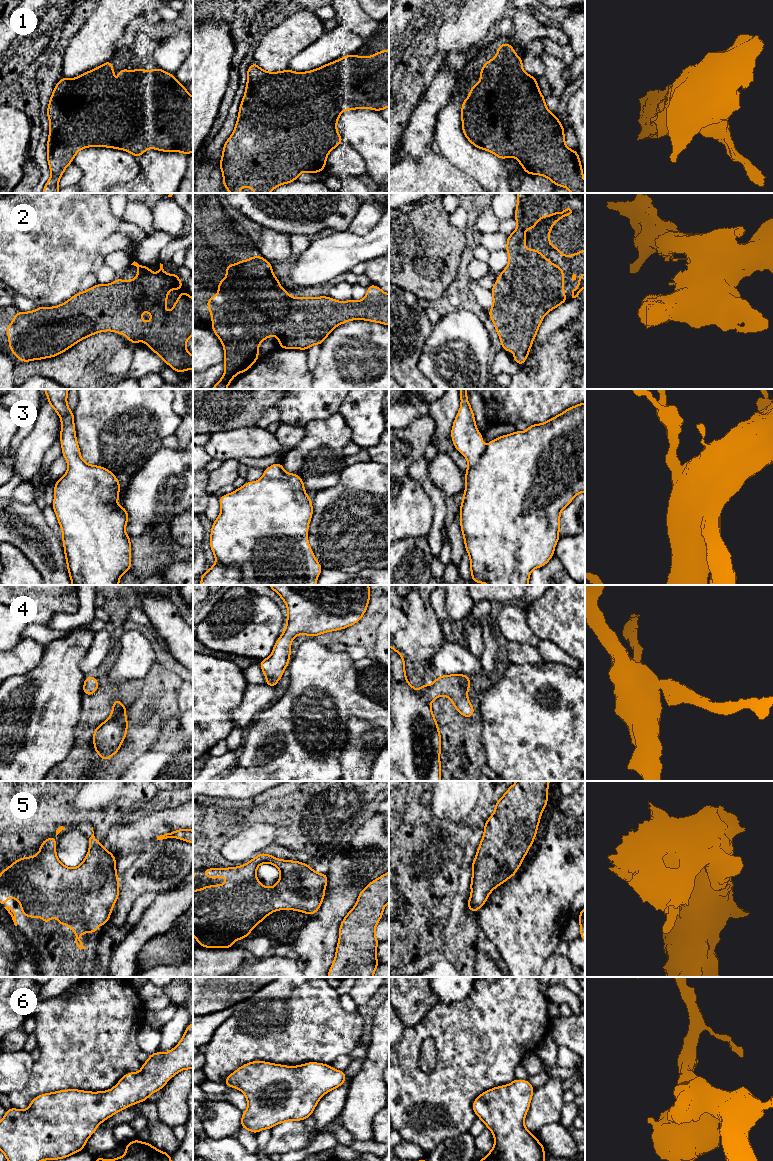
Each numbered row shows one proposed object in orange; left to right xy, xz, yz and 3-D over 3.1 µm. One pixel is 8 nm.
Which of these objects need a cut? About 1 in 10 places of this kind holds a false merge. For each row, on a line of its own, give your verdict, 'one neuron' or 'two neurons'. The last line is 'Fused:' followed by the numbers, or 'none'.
1: one neuron
2: one neuron
3: one neuron
4: one neuron
5: one neuron
6: one neuron
Fused: none

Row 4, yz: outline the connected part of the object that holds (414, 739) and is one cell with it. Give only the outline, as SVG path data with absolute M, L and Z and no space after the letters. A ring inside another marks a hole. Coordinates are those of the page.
M389 644L389 781L441 781L441 734L438 729L438 723L433 716L433 710L430 703L440 697L441 695L447 696L453 703L454 708L463 716L470 718L474 715L475 710L468 699L467 692L470 688L470 677L465 674L452 674L438 676L431 685L421 684L421 689L416 691L414 687L407 681L405 674L404 656Z

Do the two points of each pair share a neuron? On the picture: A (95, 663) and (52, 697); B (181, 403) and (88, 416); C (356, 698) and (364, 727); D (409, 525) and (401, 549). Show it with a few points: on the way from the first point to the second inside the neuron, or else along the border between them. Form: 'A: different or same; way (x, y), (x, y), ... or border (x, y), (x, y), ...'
A: different; border (88, 650), (80, 664), (80, 669), (85, 676)
B: different; border (173, 399), (172, 409), (180, 418), (178, 427)
C: different; border (378, 729), (363, 720), (350, 718), (346, 735)
D: different; border (425, 535), (399, 540)

